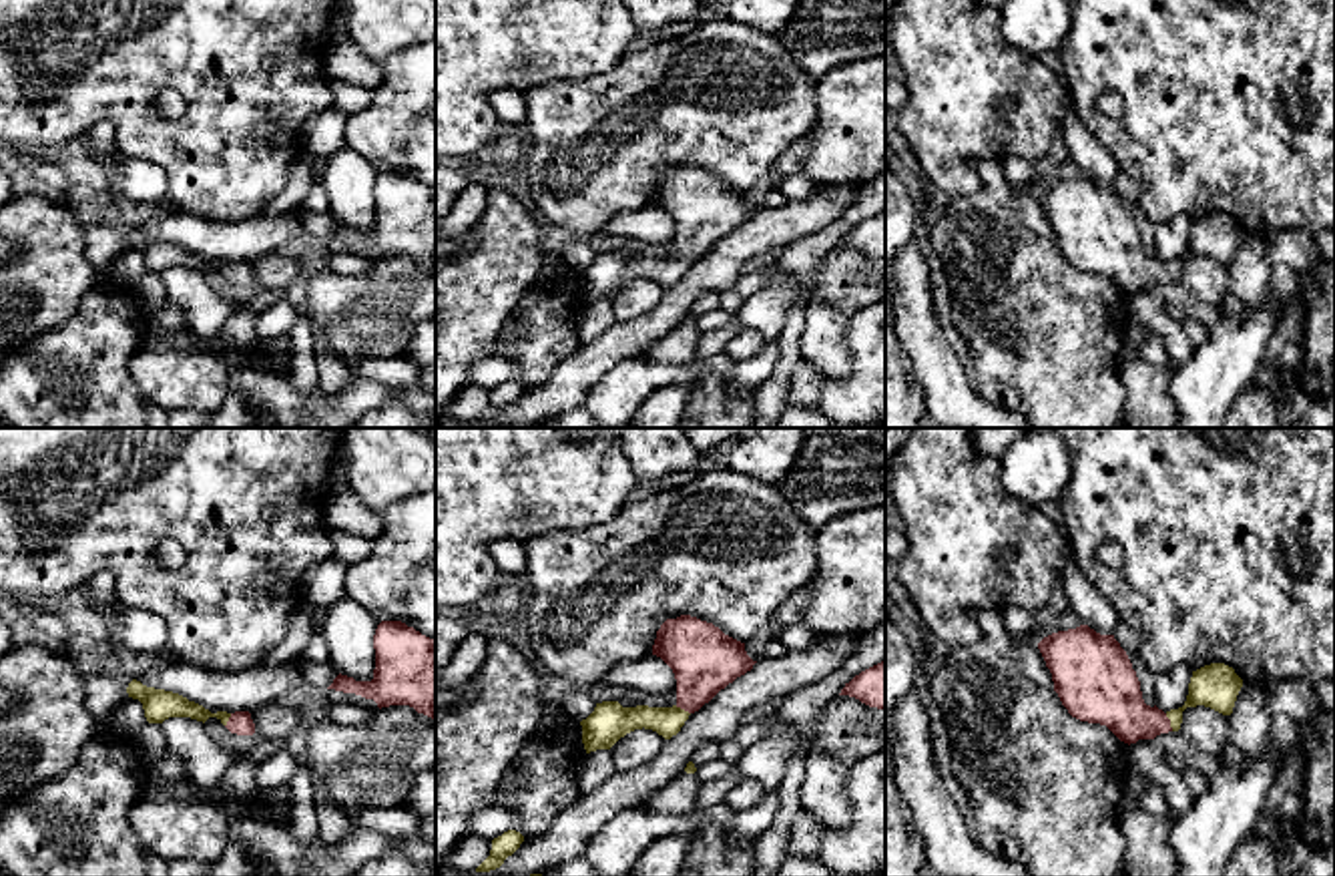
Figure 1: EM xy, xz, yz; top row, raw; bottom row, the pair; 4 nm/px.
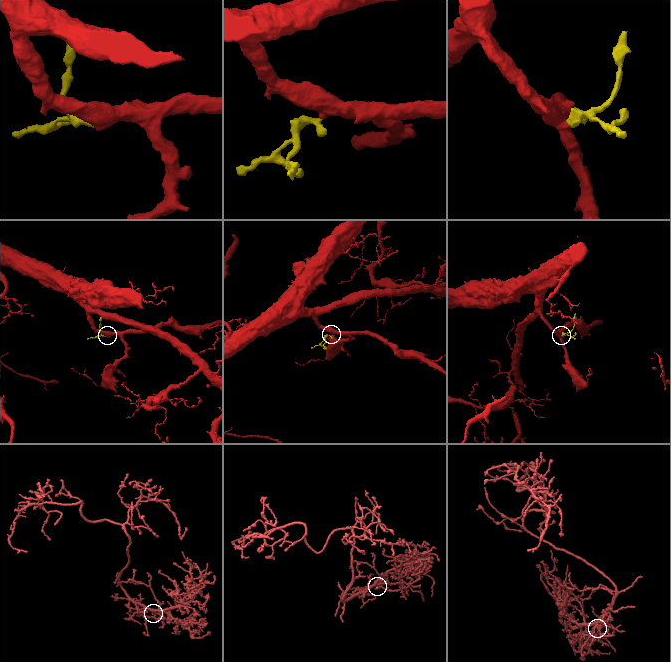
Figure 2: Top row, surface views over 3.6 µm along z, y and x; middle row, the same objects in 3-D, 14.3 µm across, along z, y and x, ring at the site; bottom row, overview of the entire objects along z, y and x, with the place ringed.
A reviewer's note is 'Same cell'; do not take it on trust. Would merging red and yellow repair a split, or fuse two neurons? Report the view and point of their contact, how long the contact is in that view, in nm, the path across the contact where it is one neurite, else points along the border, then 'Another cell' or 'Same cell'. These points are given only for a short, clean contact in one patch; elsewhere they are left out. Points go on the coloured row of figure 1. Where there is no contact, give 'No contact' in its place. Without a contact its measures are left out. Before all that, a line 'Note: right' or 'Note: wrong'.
Note: right
Touches red at yz (1169, 722). Shared border 80 nm. Path across: yz (1113, 698), (1139, 722), (1169, 722), (1205, 688), (1215, 686). Same cell

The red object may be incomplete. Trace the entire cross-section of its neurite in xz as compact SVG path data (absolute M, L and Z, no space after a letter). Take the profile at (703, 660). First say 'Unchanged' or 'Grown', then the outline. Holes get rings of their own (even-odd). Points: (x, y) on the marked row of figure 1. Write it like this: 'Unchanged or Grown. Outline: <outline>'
Grown. Outline: M691 615L666 619L660 625L652 655L673 669L677 703L673 707L596 703L594 711L580 721L586 753L610 749L620 737L642 727L671 739L691 713L757 663L747 655L745 643Z

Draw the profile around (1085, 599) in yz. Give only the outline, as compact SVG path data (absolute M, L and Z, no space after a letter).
M1068 557L1060 581L1070 609L1100 635L1112 635L1122 623L1116 607L1078 571Z

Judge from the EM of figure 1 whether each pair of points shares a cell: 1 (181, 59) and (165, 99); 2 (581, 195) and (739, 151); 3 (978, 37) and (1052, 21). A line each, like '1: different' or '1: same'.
1: different
2: same
3: different

